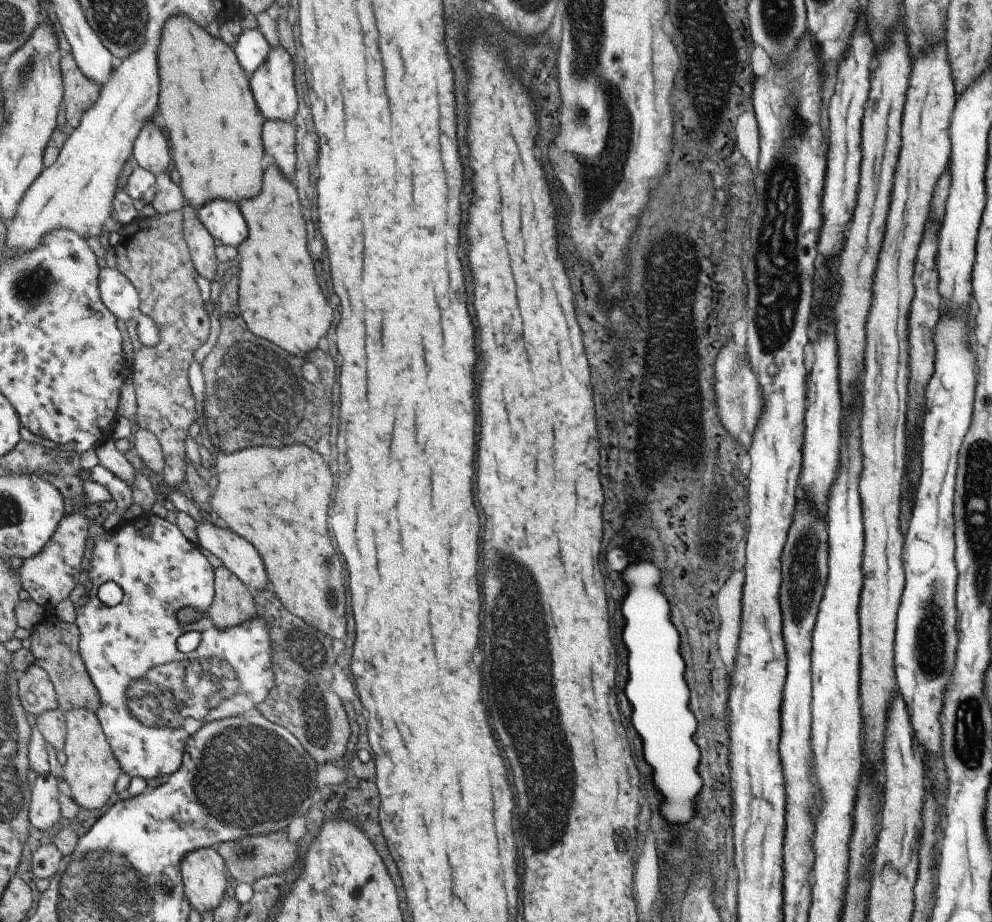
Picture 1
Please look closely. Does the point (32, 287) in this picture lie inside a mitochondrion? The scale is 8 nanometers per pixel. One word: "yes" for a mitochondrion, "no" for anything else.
yes

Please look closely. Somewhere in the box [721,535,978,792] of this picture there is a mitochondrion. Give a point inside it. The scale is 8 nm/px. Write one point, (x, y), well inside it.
(929, 646)

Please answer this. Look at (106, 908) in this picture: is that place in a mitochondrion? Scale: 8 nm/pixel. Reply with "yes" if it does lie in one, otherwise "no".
yes

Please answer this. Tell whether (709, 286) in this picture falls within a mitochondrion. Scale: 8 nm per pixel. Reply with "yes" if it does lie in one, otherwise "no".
no

